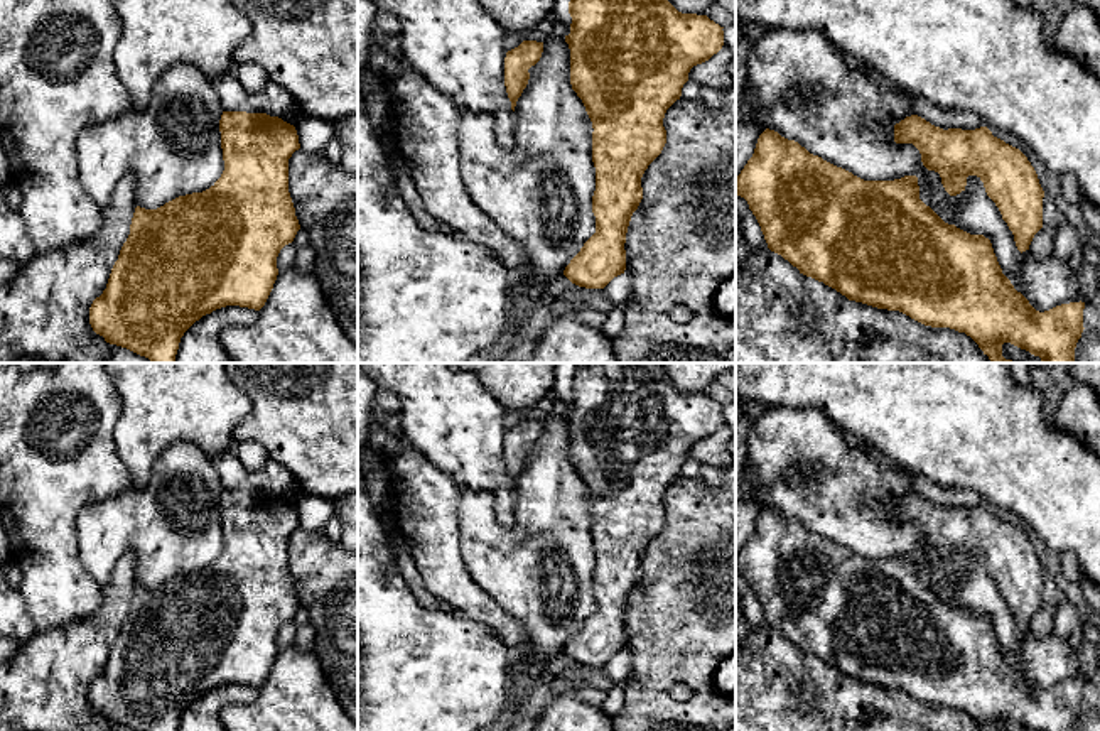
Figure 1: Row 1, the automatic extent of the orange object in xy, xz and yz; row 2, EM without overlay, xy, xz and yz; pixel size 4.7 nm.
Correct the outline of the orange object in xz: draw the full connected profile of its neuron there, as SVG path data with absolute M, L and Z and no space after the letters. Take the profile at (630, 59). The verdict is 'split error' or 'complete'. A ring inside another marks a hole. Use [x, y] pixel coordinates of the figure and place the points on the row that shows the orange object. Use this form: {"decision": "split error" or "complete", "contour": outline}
{"decision": "complete", "contour": "M570 0L570 84L592 122L596 233L563 275L585 289L604 289L626 270L626 233L643 199L641 177L666 143L663 118L682 96L693 66L724 46L724 27L707 15L682 14L668 0Z"}

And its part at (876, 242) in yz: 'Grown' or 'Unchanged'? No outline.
Unchanged

